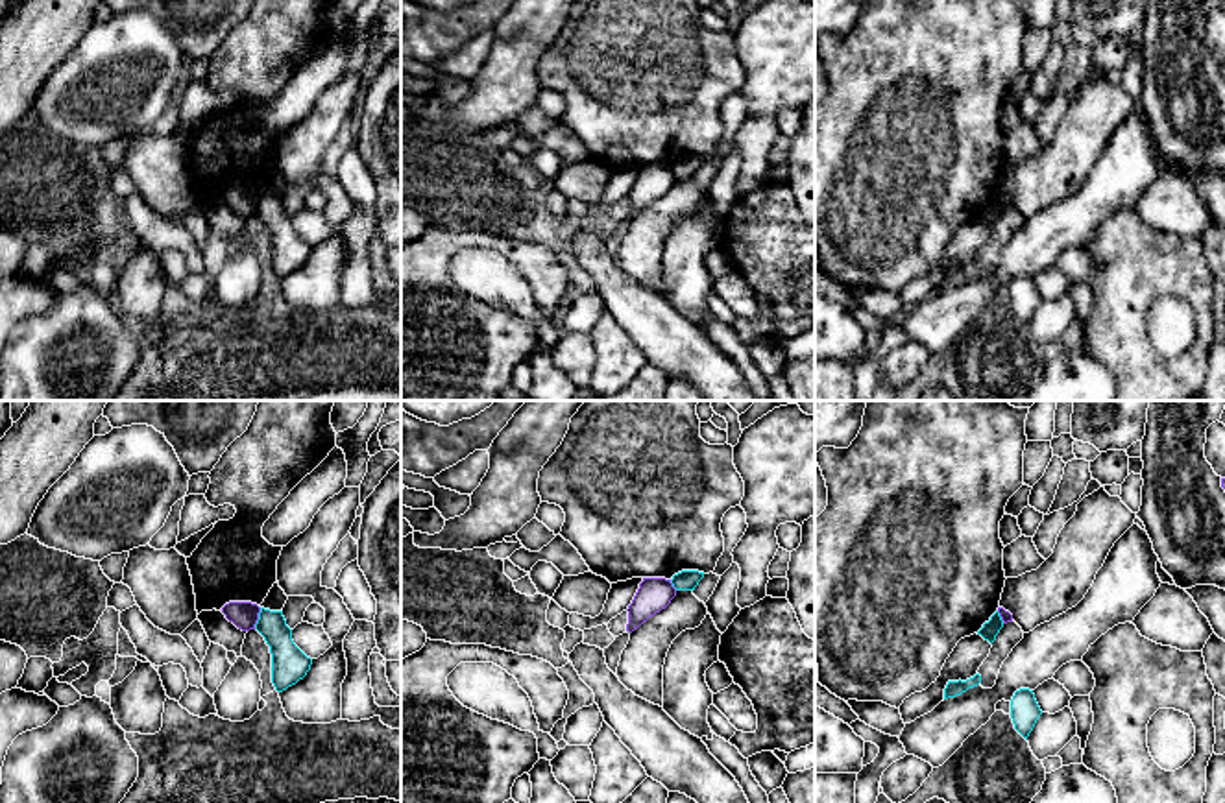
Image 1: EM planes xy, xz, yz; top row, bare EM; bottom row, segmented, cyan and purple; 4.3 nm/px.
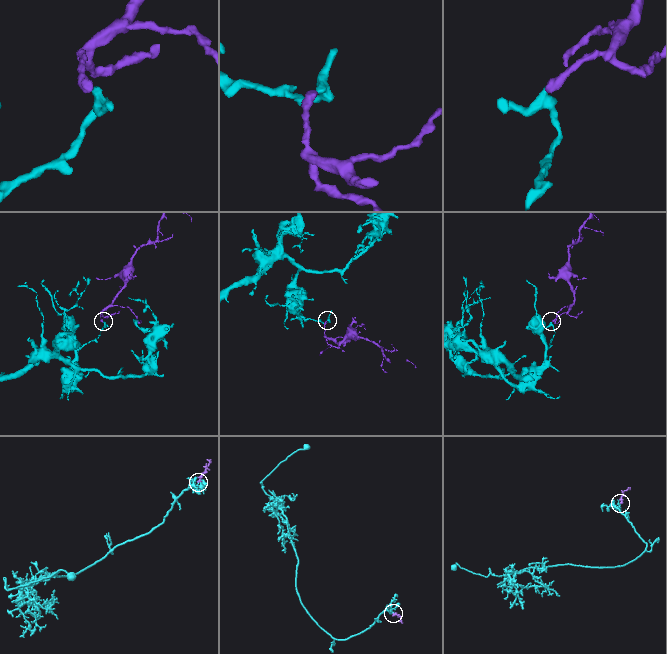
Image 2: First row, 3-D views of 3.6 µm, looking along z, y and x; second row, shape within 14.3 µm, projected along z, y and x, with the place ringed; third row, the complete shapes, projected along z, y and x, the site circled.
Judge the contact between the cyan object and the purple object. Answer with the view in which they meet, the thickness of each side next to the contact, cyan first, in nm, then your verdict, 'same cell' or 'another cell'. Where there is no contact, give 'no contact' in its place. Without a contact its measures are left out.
contact in xy; calibres 160 and 120 nm; another cell

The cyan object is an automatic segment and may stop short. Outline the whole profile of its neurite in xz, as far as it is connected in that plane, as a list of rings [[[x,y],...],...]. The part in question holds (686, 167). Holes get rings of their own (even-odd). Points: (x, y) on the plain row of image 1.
[[[682,157],[673,162],[671,170],[676,177],[695,177],[698,168],[704,164],[704,159],[698,157]]]

